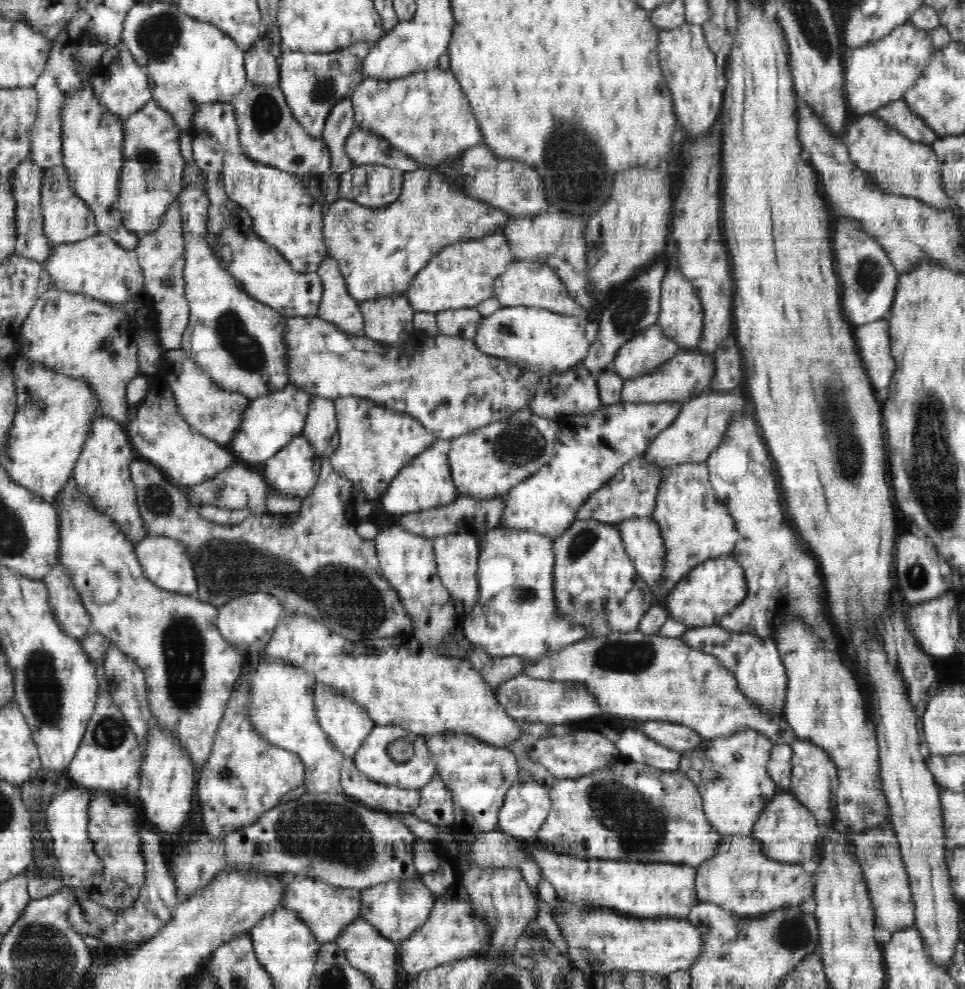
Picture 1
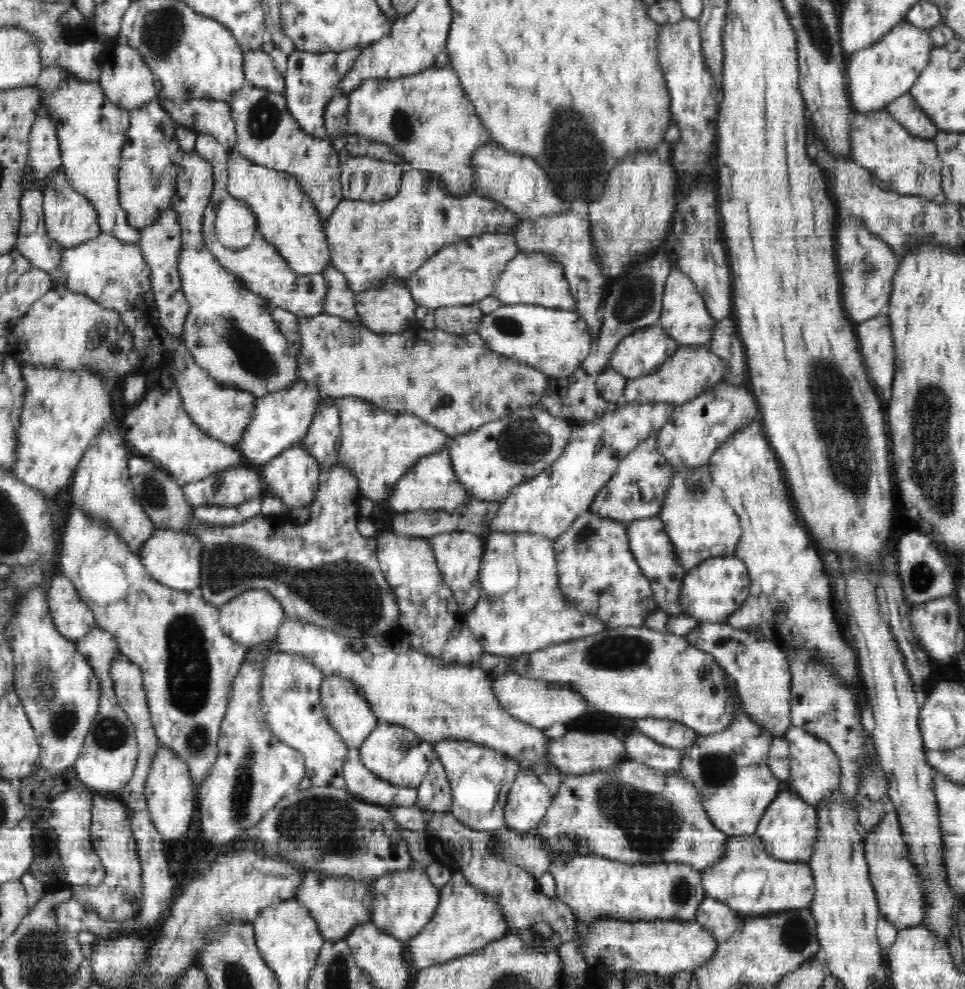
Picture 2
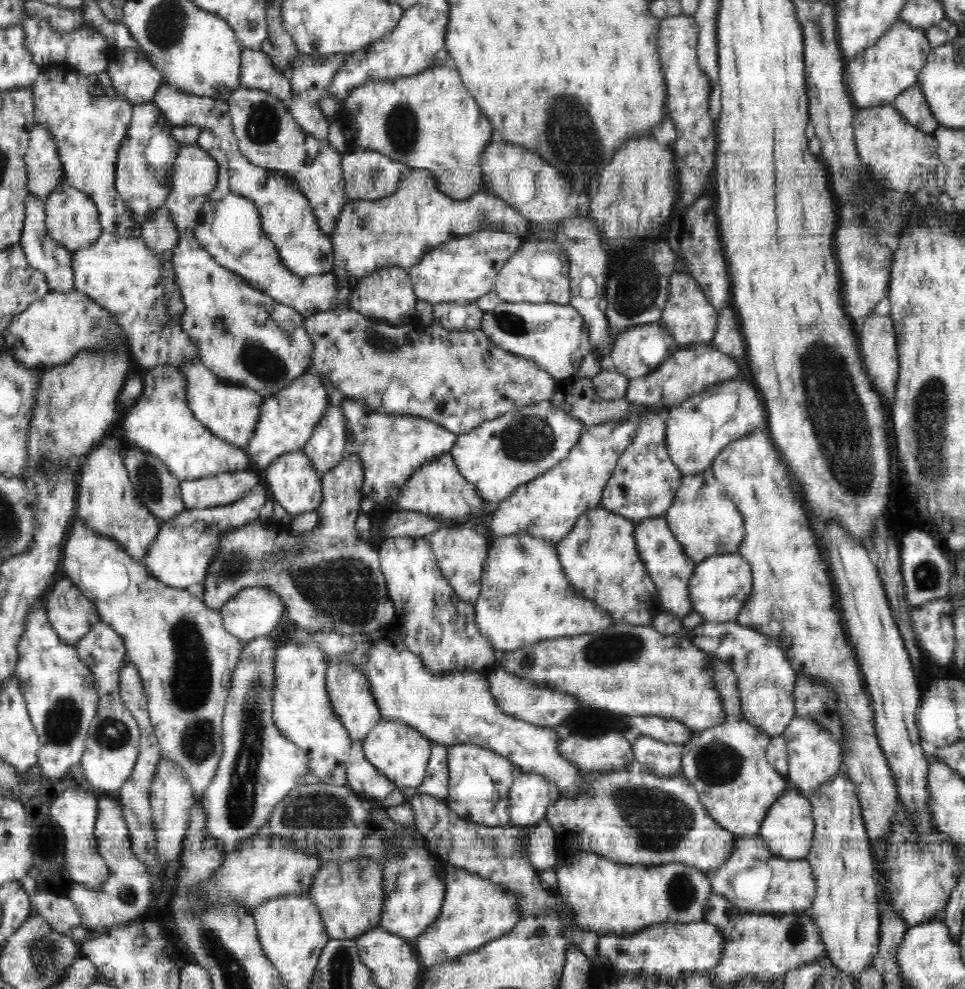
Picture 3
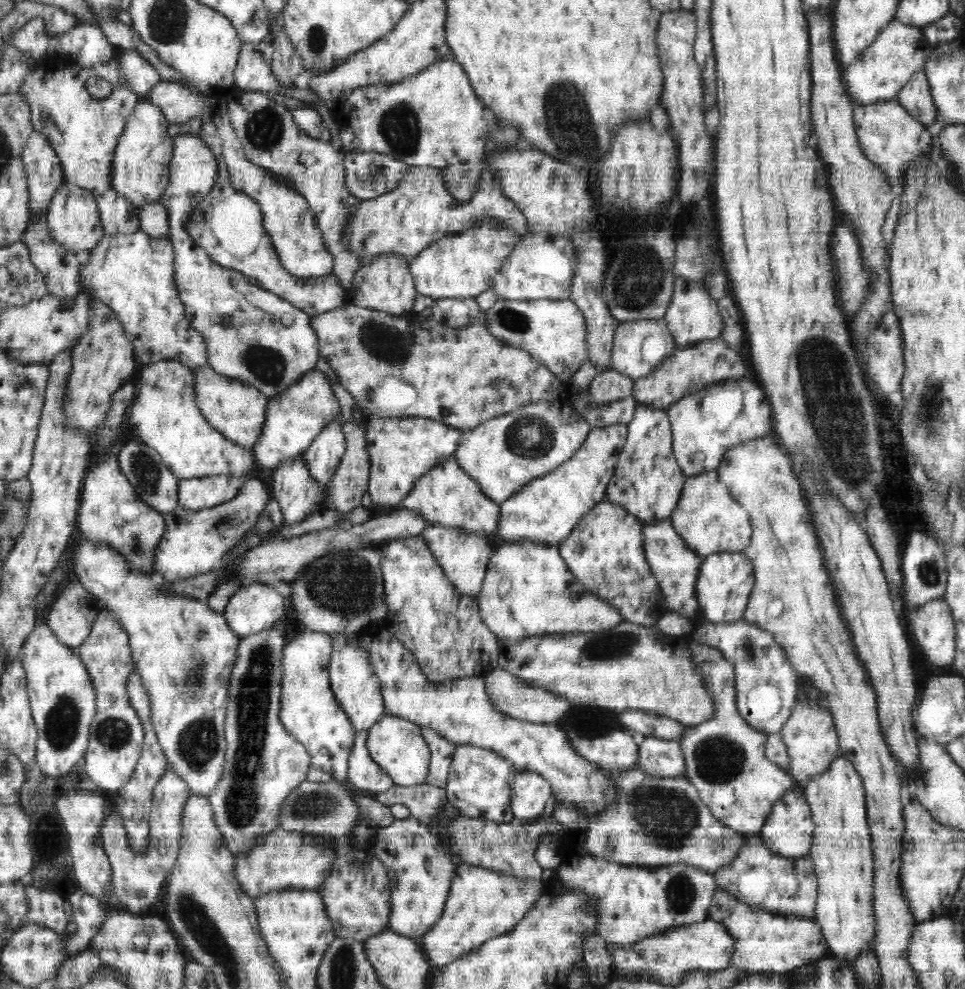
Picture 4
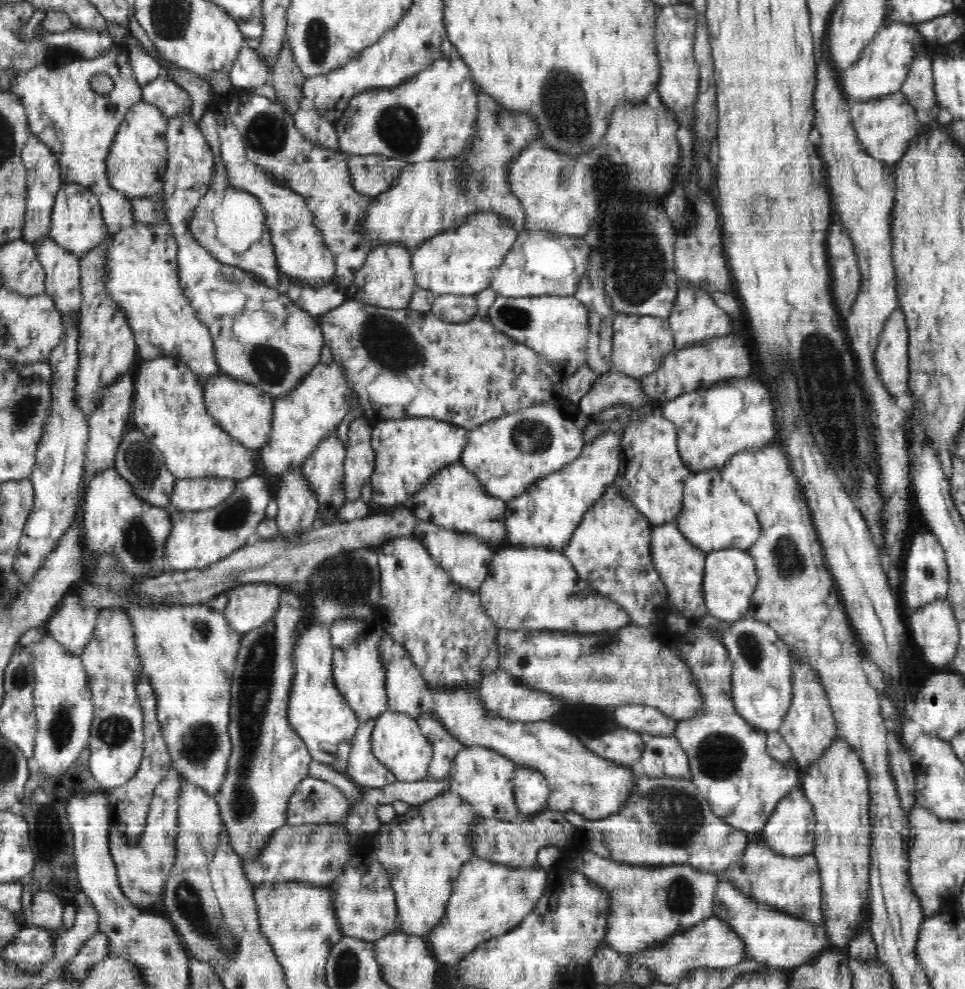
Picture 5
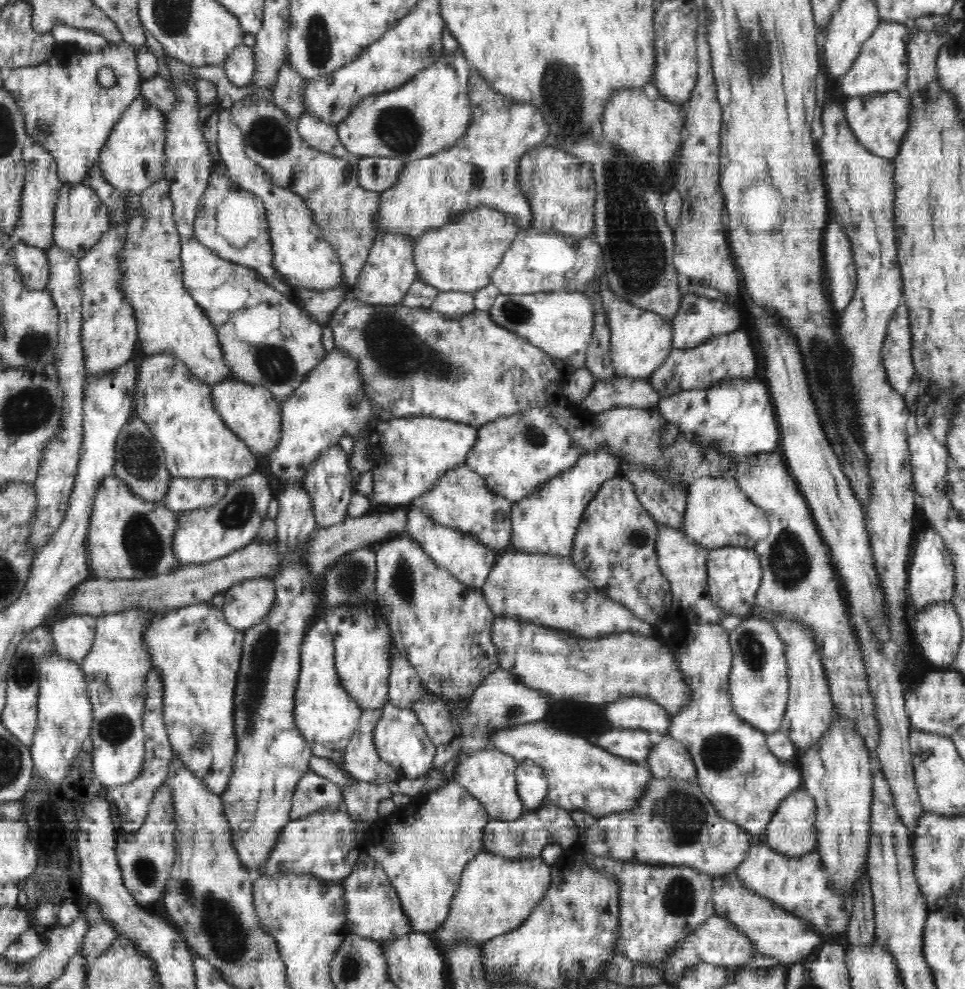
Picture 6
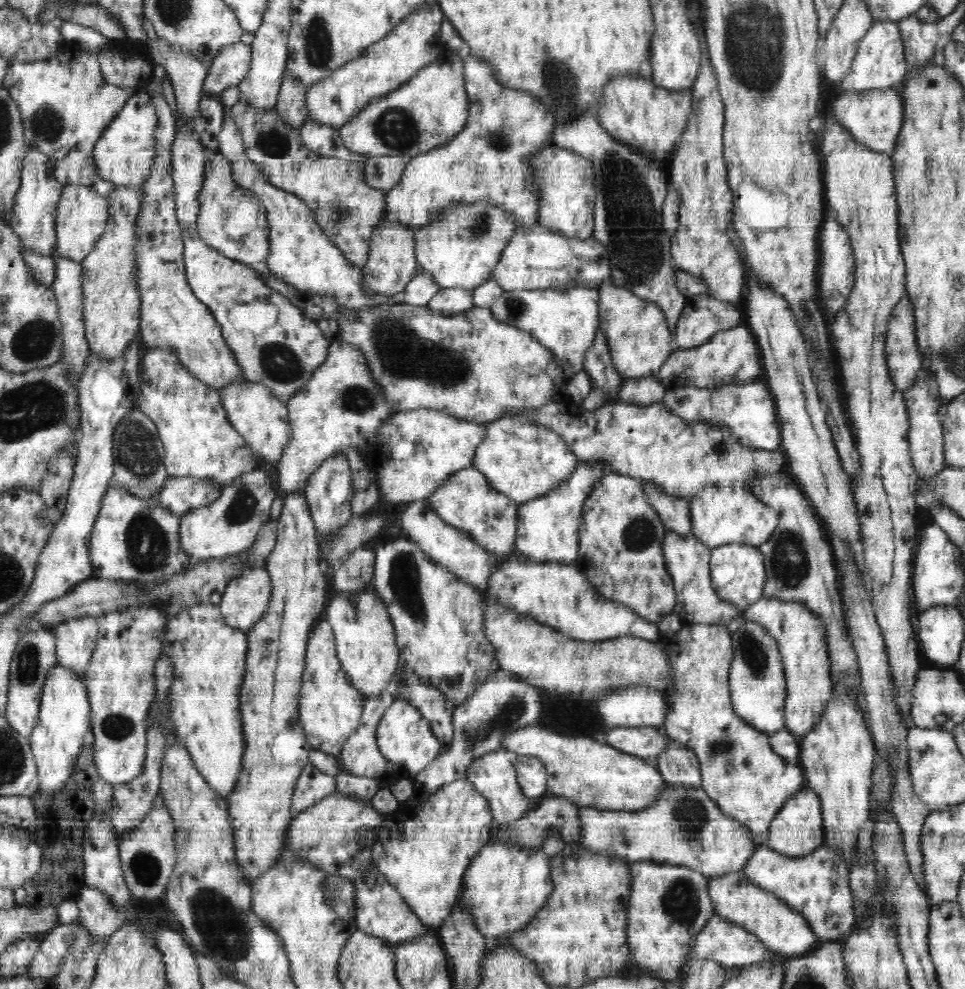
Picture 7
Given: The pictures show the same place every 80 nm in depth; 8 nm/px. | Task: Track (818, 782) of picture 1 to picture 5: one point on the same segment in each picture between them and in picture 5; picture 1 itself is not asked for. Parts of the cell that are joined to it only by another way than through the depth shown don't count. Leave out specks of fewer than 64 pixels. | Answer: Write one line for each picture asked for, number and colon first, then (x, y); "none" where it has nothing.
2: (815, 770)
3: (814, 758)
4: (812, 743)
5: (809, 728)

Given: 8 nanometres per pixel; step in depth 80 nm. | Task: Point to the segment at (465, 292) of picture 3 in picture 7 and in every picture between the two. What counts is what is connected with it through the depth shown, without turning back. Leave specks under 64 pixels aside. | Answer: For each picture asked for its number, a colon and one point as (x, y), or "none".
4: (463, 265)
5: (462, 261)
6: (462, 255)
7: (461, 249)

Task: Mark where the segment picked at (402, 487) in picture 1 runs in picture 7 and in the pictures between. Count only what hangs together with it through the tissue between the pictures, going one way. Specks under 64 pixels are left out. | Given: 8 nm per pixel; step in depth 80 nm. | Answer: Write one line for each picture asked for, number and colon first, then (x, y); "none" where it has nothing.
2: (430, 485)
3: (437, 488)
4: (446, 495)
5: (454, 499)
6: (460, 500)
7: (466, 500)

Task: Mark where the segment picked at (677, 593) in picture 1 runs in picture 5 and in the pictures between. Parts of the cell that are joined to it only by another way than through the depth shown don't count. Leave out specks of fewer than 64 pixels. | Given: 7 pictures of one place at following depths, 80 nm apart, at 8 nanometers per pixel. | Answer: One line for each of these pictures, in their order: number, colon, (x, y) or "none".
2: (711, 592)
3: (719, 586)
4: (725, 580)
5: (730, 577)

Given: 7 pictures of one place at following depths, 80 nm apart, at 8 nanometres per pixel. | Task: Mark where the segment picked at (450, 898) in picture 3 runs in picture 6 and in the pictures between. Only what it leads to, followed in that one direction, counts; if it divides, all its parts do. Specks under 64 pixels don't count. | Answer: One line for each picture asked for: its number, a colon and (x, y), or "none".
4: (483, 904)
5: (487, 900)
6: (495, 895)

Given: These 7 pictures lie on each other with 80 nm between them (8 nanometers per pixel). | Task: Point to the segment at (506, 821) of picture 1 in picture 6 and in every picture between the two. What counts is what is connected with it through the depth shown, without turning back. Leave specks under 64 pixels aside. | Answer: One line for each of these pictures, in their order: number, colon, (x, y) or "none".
2: (528, 801)
3: (529, 797)
4: (531, 791)
5: (532, 791)
6: (532, 785)

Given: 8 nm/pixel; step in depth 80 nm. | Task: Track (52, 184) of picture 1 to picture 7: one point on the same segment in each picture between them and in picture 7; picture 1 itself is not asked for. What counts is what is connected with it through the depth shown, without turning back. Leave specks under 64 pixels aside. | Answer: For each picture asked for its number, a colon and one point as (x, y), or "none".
2: (70, 219)
3: (72, 219)
4: (73, 219)
5: (77, 226)
6: (80, 220)
7: (81, 217)

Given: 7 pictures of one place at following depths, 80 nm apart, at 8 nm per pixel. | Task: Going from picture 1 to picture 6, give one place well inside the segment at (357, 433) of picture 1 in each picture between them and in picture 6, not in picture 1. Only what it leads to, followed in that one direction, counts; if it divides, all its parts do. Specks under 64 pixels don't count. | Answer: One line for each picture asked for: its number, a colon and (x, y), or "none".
2: (378, 447)
3: (391, 447)
4: (401, 449)
5: (408, 452)
6: (420, 449)

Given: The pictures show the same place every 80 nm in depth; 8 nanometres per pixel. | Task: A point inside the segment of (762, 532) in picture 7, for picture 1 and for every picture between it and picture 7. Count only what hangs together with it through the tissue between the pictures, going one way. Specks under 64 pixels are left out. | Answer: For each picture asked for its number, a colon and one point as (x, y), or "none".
1: (695, 527)
2: (700, 523)
3: (706, 522)
4: (707, 517)
5: (713, 517)
6: (717, 512)

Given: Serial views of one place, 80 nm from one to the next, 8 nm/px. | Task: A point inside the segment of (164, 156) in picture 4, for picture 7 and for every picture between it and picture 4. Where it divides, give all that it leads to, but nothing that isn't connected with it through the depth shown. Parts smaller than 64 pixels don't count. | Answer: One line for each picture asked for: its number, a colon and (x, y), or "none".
5: (136, 165)
6: (132, 160)
7: (124, 154)

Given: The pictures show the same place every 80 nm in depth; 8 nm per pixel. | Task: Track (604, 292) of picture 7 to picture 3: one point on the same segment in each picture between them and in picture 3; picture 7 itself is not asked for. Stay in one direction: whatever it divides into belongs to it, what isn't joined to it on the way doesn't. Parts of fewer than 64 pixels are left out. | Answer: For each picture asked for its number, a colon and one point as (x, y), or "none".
3: (623, 358)
4: (626, 358)
5: (634, 337)
6: (641, 340)

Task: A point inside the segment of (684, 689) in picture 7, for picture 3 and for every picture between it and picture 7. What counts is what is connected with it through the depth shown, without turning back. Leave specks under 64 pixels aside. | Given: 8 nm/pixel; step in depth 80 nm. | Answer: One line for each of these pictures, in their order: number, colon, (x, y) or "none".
3: (727, 764)
4: (725, 759)
5: (728, 759)
6: (745, 782)

